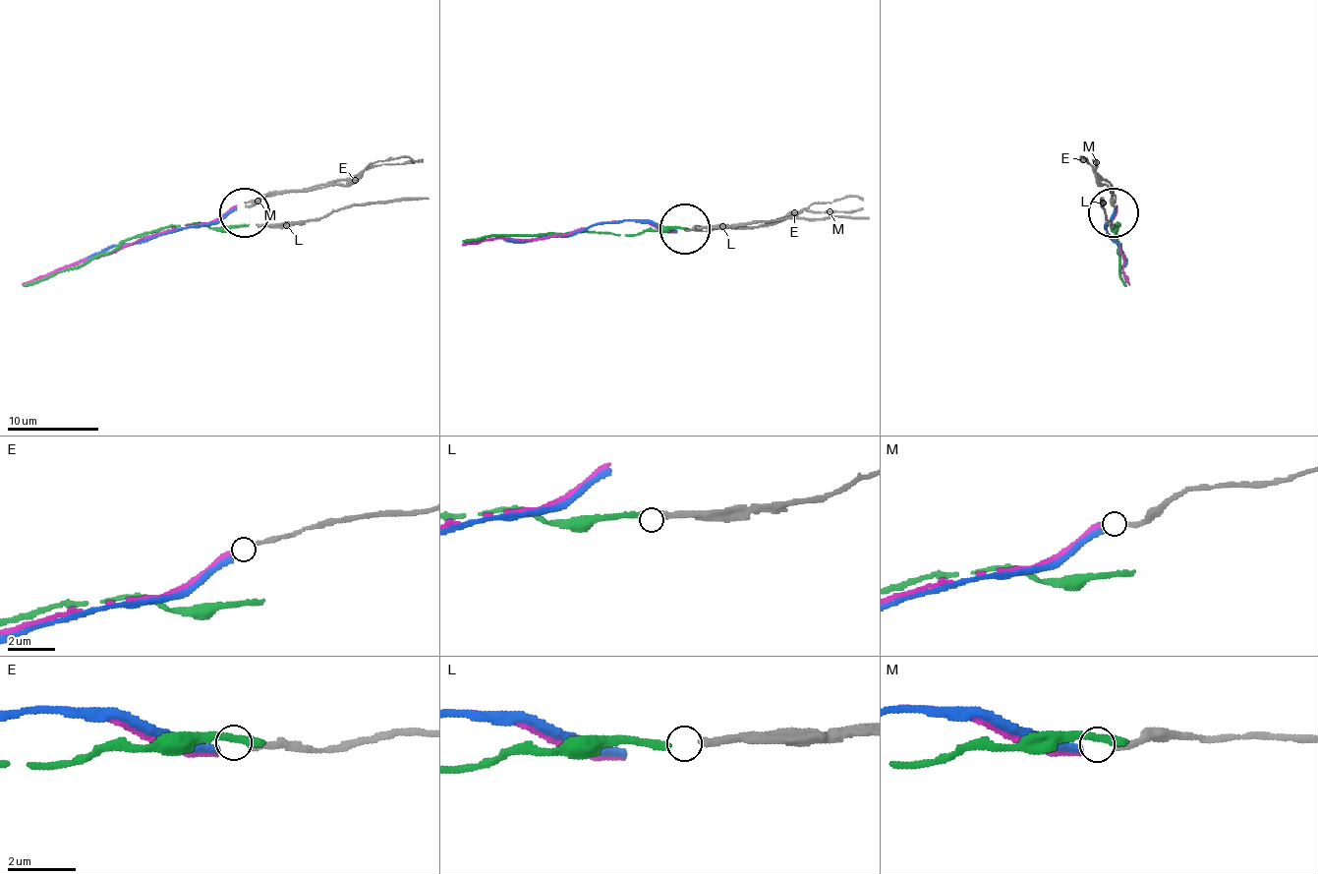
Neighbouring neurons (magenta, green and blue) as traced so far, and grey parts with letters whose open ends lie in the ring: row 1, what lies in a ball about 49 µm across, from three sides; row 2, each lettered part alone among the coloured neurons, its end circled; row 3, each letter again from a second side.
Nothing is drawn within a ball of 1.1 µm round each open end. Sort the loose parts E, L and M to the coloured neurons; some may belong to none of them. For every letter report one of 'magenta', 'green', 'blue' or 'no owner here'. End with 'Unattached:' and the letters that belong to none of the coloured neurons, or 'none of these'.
E: magenta
L: no owner here
M: blue
Unattached: L

